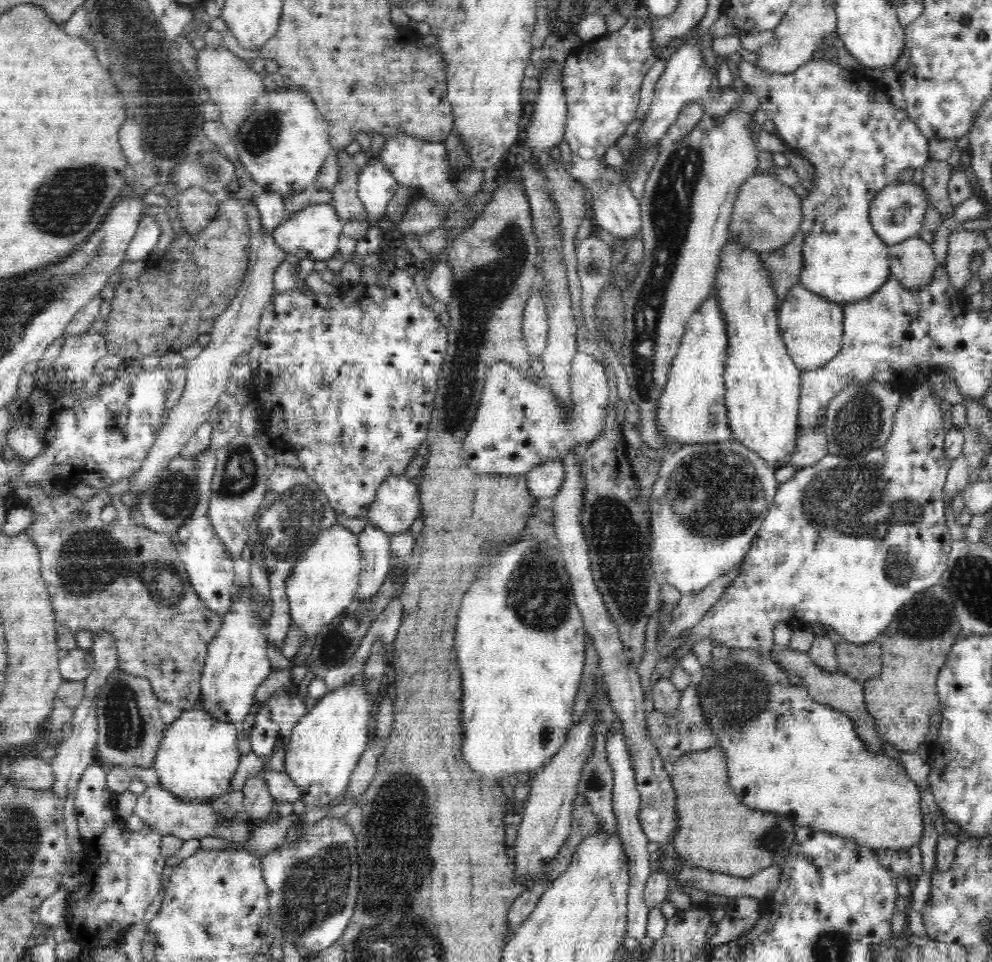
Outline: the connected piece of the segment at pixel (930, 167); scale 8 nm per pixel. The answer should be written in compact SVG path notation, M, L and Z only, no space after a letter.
M930 159L923 170L924 180L922 186L928 194L931 206L940 213L943 220L952 217L957 205L950 201L948 193L948 184L952 172L948 162Z

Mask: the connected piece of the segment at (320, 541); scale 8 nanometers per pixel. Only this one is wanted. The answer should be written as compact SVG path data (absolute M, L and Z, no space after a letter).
M334 524L323 530L316 538L312 546L303 552L300 560L294 565L292 572L285 580L285 593L288 599L291 624L300 632L304 632L304 638L316 639L336 616L346 613L346 610L356 604L356 592L358 592L359 574L361 572L361 550L358 544L358 534L340 524Z

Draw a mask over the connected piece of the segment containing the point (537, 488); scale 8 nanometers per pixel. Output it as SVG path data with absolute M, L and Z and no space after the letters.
M558 459L541 462L526 473L530 493L542 502L550 502L551 497L563 483L564 477L564 465Z

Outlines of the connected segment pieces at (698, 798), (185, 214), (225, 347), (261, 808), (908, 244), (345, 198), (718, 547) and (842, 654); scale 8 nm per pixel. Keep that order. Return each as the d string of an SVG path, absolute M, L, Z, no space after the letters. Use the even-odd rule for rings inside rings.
M720 747L682 755L669 772L678 808L678 832L671 840L672 848L688 866L750 878L768 866L785 862L795 839L796 826L788 820L778 826L776 814L750 810L738 802L726 776L726 757ZM772 826L776 826L774 834L778 838L772 838Z
M191 187L175 199L178 218L182 221L183 232L194 236L206 229L217 216L220 202L204 193L200 187Z
M243 200L250 236L251 254L250 264L244 280L232 299L230 306L215 320L210 336L210 344L194 359L187 364L187 379L184 391L178 401L168 414L165 426L158 432L156 442L152 444L148 456L144 458L142 466L138 472L134 472L134 478L130 480L130 491L136 493L138 497L154 482L155 478L168 466L169 462L180 454L180 450L188 444L188 440L196 433L196 430L208 421L208 412L226 393L226 386L231 379L230 368L234 366L234 361L238 355L250 352L252 345L259 336L260 316L264 307L272 300L275 291L273 274L276 267L285 261L286 251L282 250L276 243L272 234L267 234L267 230L262 229L262 220L256 201L248 203Z
M259 775L248 778L241 791L244 794L243 807L250 814L252 822L266 821L275 799L270 794L264 778Z
M919 235L889 246L891 276L908 291L919 292L931 281L938 265L930 243Z
M346 151L338 152L341 164L340 181L333 187L333 208L340 221L367 221L368 213L358 196L358 182L362 169L369 166L370 156L362 151L349 156Z
M728 440L704 444L689 444L684 445L673 454L664 455L658 472L658 480L654 482L654 488L652 488L649 508L651 511L652 557L659 564L668 584L675 586L682 595L698 594L698 592L704 590L705 586L714 582L716 578L720 578L722 574L726 574L728 570L732 570L748 554L753 538L756 536L764 520L764 515L774 502L778 487L778 481L774 475L774 468L770 468L766 464L766 461L761 456L758 456L754 450L748 450L746 446L740 444L738 441Z
M839 640L835 646L839 671L859 683L880 674L882 668L881 646L872 641L856 645Z

